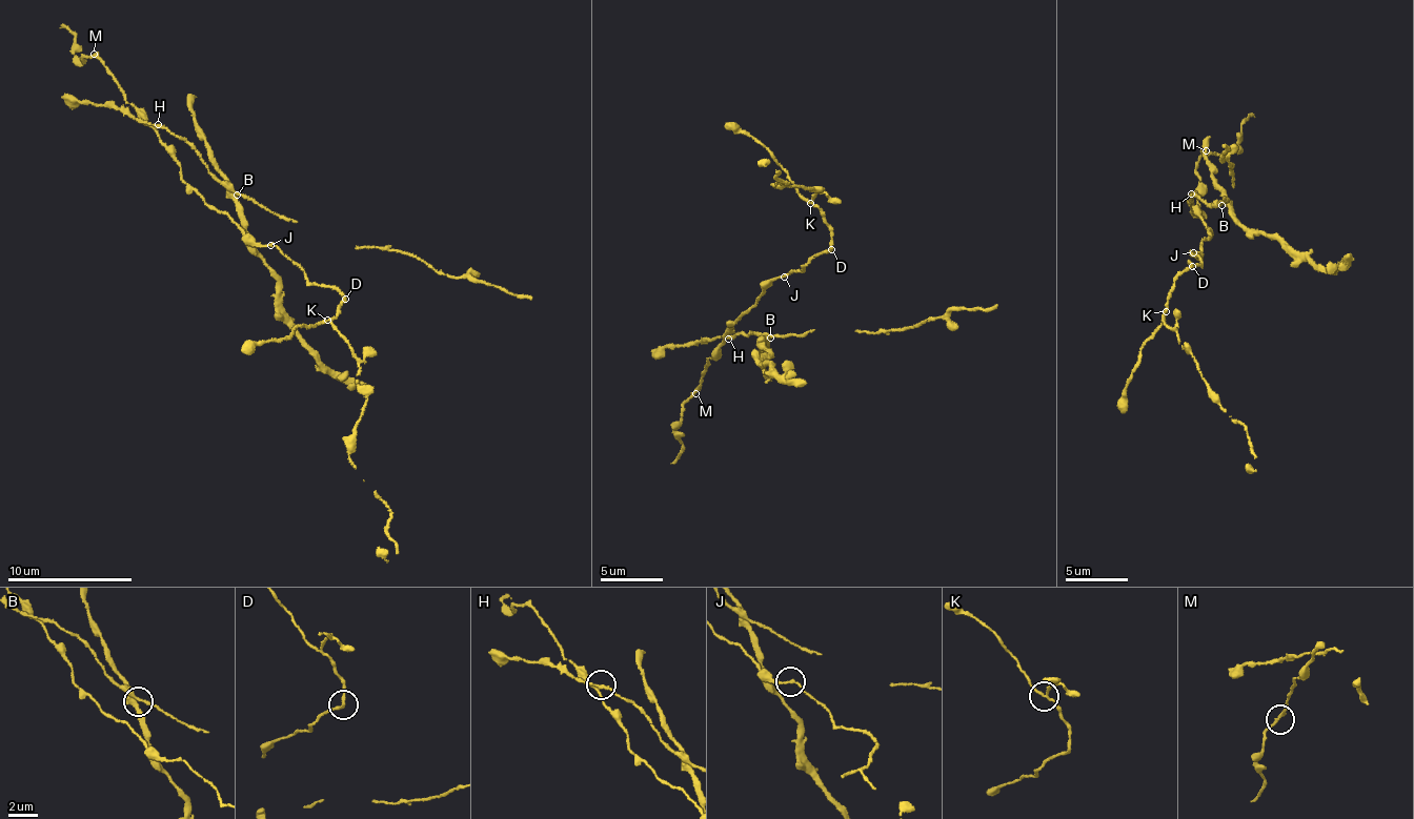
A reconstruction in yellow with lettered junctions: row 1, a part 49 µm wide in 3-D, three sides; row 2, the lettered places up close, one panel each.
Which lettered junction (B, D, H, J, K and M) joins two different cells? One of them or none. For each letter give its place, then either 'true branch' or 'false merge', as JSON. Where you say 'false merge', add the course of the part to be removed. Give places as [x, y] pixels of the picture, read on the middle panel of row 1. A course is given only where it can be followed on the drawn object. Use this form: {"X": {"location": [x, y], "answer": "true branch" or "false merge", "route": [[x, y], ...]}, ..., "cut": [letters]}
{"B": {"location": [770, 338], "answer": "true branch"}, "D": {"location": [831, 249], "answer": "true branch"}, "H": {"location": [728, 339], "answer": "true branch"}, "J": {"location": [784, 277], "answer": "true branch"}, "K": {"location": [810, 203], "answer": "false merge", "route": [[809, 202], [765, 148], [724, 126]]}, "M": {"location": [695, 393], "answer": "true branch"}, "cut": ["K"]}

